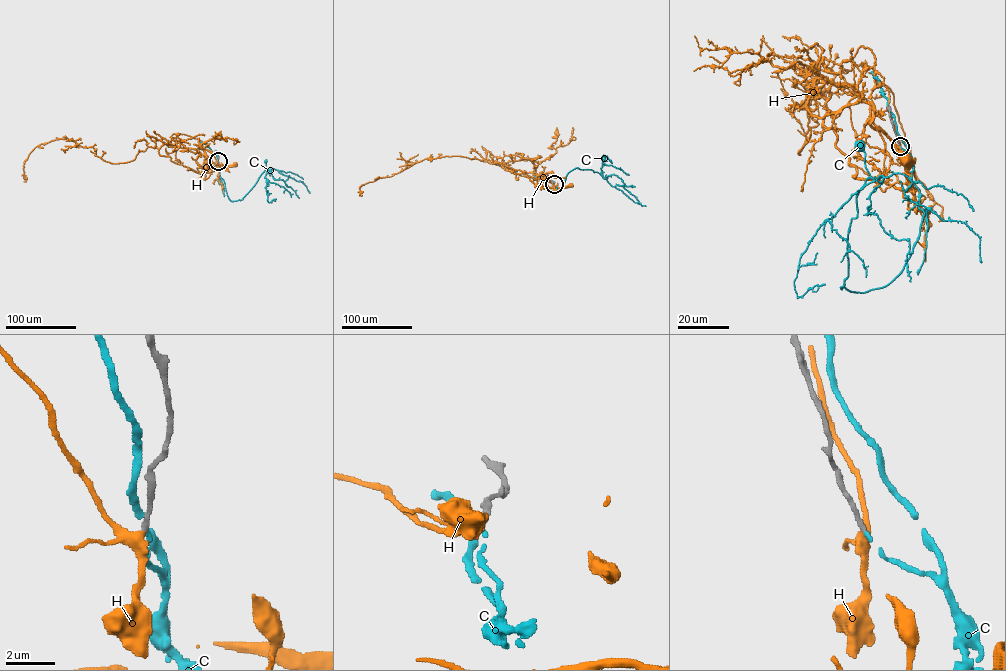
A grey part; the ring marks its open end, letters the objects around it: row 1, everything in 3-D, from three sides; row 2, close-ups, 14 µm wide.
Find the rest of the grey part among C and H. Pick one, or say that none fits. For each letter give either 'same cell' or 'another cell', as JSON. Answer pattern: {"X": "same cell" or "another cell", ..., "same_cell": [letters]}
{"C": "same cell", "H": "another cell", "same_cell": ["C"]}

